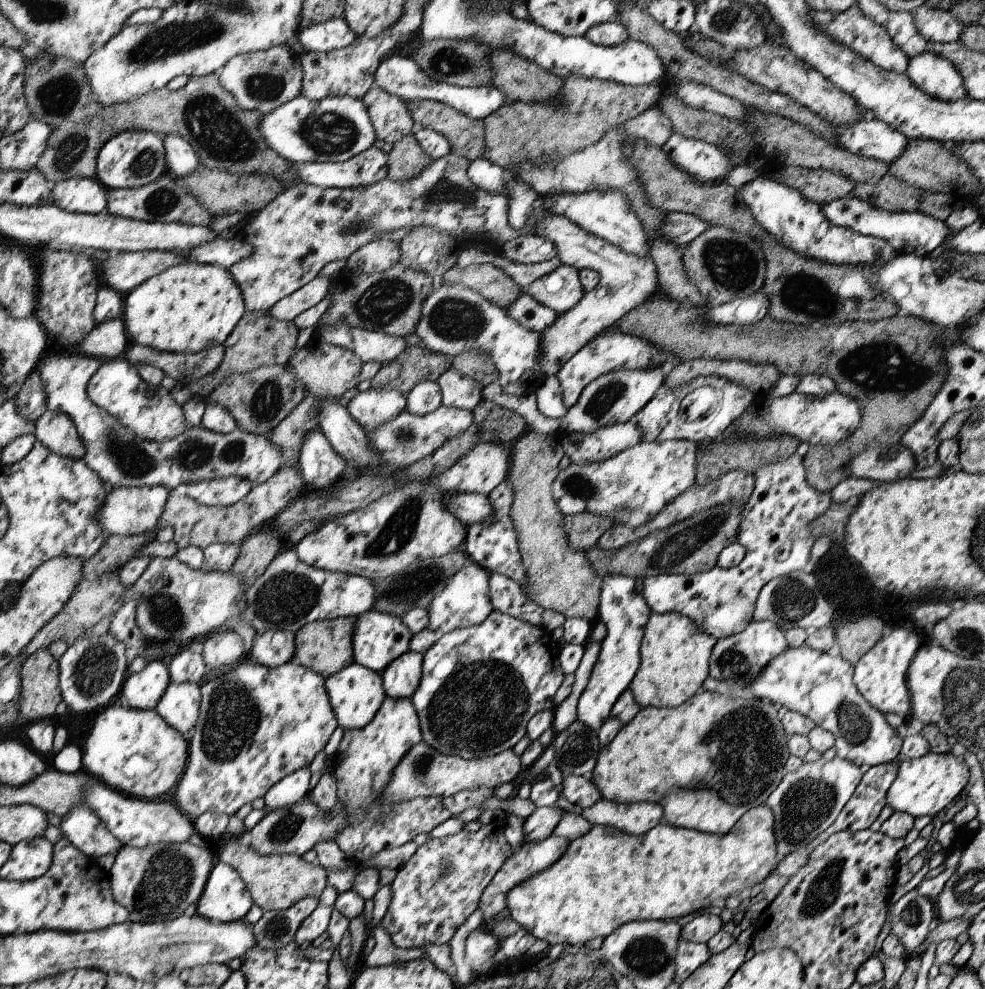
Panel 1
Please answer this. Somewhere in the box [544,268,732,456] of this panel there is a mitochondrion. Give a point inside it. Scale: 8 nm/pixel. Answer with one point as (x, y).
(601, 403)

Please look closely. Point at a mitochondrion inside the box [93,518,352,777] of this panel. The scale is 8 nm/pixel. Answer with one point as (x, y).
(233, 717)

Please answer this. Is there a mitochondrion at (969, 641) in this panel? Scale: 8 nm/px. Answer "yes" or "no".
yes

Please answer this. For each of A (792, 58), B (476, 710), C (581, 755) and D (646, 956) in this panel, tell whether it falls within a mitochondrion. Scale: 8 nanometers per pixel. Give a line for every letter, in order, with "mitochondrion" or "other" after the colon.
A: other
B: mitochondrion
C: mitochondrion
D: mitochondrion

